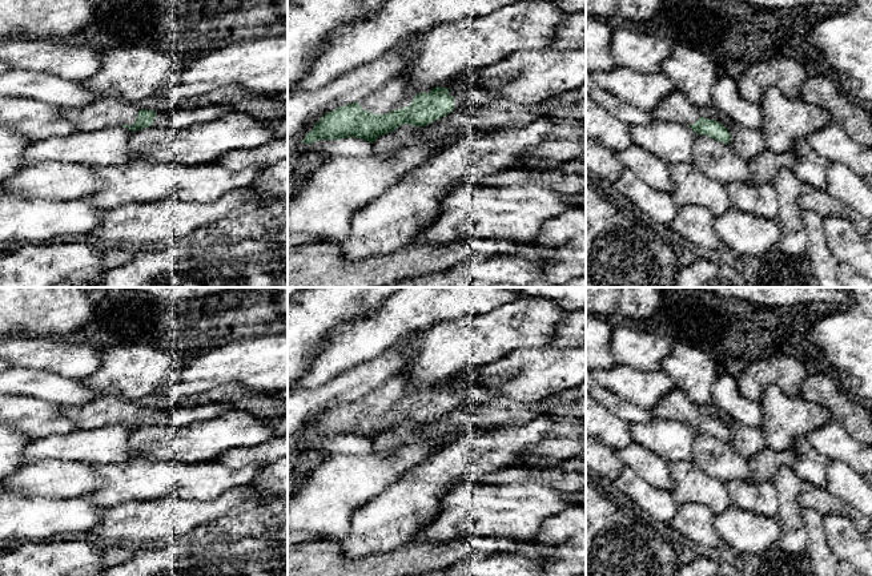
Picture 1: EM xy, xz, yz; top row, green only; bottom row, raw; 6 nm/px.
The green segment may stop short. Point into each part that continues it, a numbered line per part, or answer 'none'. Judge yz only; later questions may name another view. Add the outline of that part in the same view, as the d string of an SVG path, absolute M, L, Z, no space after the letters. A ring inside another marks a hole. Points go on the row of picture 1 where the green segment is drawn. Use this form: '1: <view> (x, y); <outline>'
1: yz (674, 108); M678 89L663 97L651 114L655 120L687 126L694 125L702 117L699 108Z

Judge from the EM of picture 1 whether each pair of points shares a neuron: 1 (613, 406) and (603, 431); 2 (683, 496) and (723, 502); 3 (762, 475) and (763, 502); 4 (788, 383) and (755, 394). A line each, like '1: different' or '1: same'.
1: different
2: same
3: different
4: same

